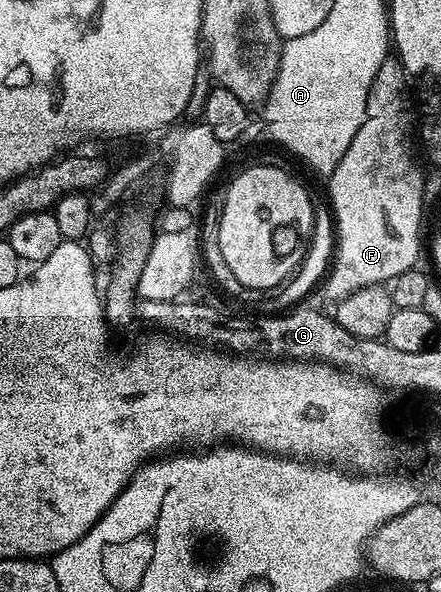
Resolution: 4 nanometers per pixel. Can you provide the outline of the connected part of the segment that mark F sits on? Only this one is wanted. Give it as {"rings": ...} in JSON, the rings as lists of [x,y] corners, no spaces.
{"rings":[[[388,56],[384,60],[384,64],[380,64],[380,72],[376,72],[376,80],[372,80],[372,88],[368,92],[368,104],[366,105],[366,118],[360,124],[360,132],[356,132],[356,136],[352,136],[352,144],[348,144],[348,152],[344,152],[344,156],[340,160],[340,164],[336,164],[336,168],[328,175],[330,182],[330,202],[332,207],[333,221],[336,223],[336,249],[333,251],[332,265],[329,267],[328,277],[325,279],[326,294],[333,300],[341,300],[346,298],[352,292],[356,292],[365,286],[377,286],[379,284],[389,284],[393,282],[396,276],[400,276],[400,272],[415,269],[418,258],[418,237],[424,234],[424,211],[423,211],[423,181],[424,170],[418,167],[418,158],[414,155],[414,142],[416,146],[416,114],[410,111],[410,98],[412,102],[412,90],[408,85],[408,79],[405,70],[402,68],[401,62],[397,57]]]}

